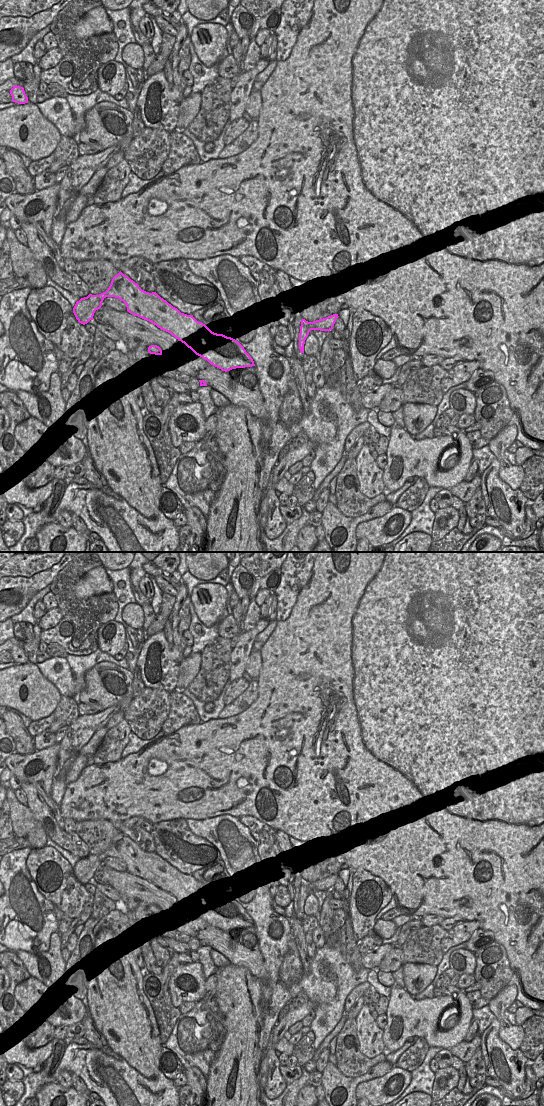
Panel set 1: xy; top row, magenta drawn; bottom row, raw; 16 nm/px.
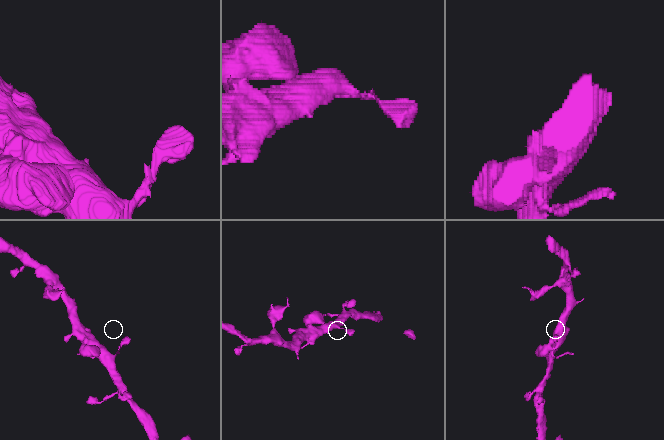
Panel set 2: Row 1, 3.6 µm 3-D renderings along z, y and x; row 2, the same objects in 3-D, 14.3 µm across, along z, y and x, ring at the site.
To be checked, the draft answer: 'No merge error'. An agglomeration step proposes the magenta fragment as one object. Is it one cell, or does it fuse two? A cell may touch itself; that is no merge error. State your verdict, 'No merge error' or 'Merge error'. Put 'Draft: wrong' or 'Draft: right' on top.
Draft: right
No merge error

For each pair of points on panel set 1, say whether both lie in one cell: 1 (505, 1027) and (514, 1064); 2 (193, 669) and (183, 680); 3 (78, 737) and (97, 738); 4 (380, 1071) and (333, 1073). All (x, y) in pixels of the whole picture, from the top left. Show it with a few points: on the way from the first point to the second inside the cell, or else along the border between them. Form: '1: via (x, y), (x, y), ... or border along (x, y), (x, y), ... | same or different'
1: border along (499, 1026), (499, 1037), (512, 1049), (518, 1049) | different
2: via (190, 672), (185, 677) | same
3: border along (105, 725), (99, 728), (77, 753) | different
4: via (368, 1076), (355, 1081), (345, 1081) | same

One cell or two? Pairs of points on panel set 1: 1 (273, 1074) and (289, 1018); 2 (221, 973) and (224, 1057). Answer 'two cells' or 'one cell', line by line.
1: one cell
2: one cell

